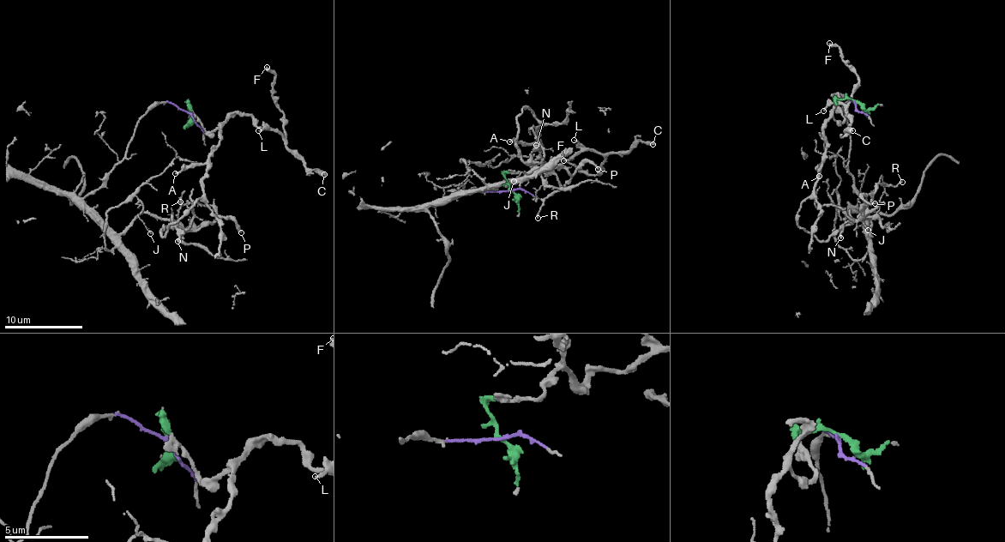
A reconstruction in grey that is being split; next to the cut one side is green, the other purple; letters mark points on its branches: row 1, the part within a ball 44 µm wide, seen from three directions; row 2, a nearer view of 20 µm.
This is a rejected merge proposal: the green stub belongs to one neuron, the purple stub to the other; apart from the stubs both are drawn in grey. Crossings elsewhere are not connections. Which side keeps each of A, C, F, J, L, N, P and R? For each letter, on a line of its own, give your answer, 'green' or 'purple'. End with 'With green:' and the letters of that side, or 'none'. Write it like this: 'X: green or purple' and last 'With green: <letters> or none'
A: green
C: green
F: green
J: purple
L: green
N: green
P: green
R: green
With green: A, C, F, L, N, P, R

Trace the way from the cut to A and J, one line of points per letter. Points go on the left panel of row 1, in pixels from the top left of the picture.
A: (191, 113), (189, 106), (205, 131), (219, 128), (219, 147), (204, 162), (185, 165), (176, 174)
J: (189, 113), (171, 103), (159, 102), (138, 121), (122, 160), (84, 199), (117, 234), (136, 214), (150, 234)

